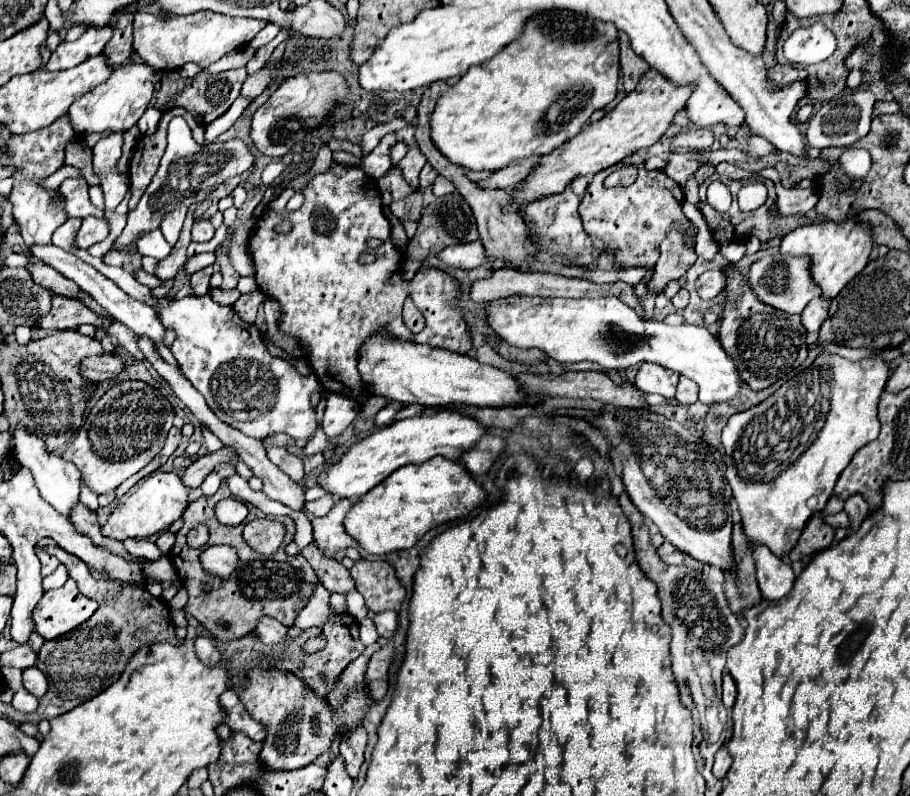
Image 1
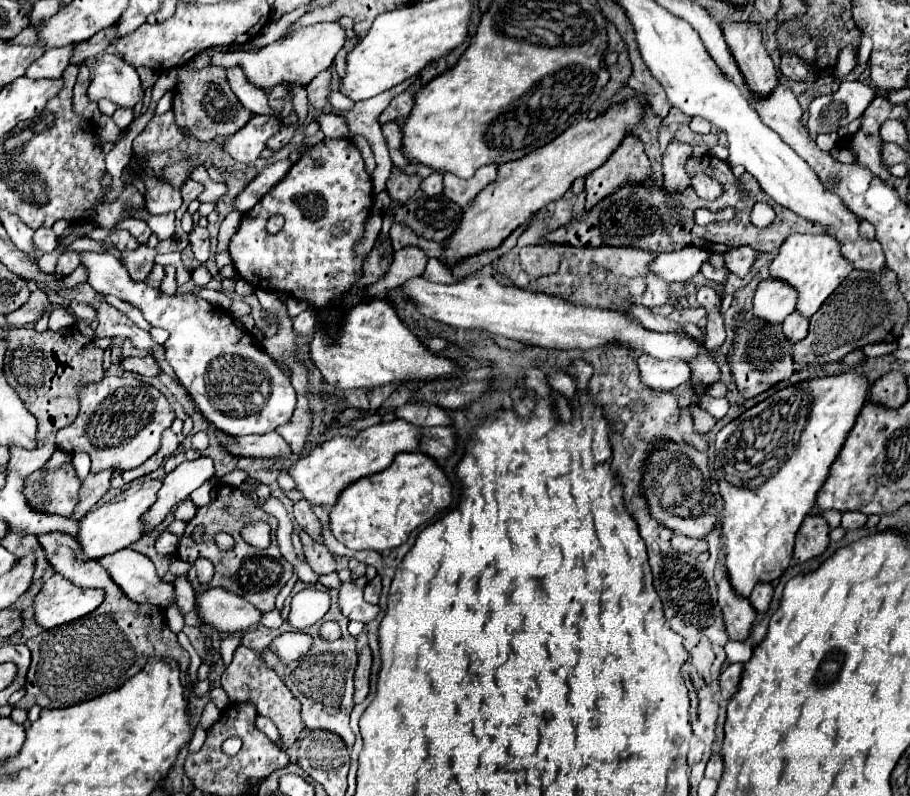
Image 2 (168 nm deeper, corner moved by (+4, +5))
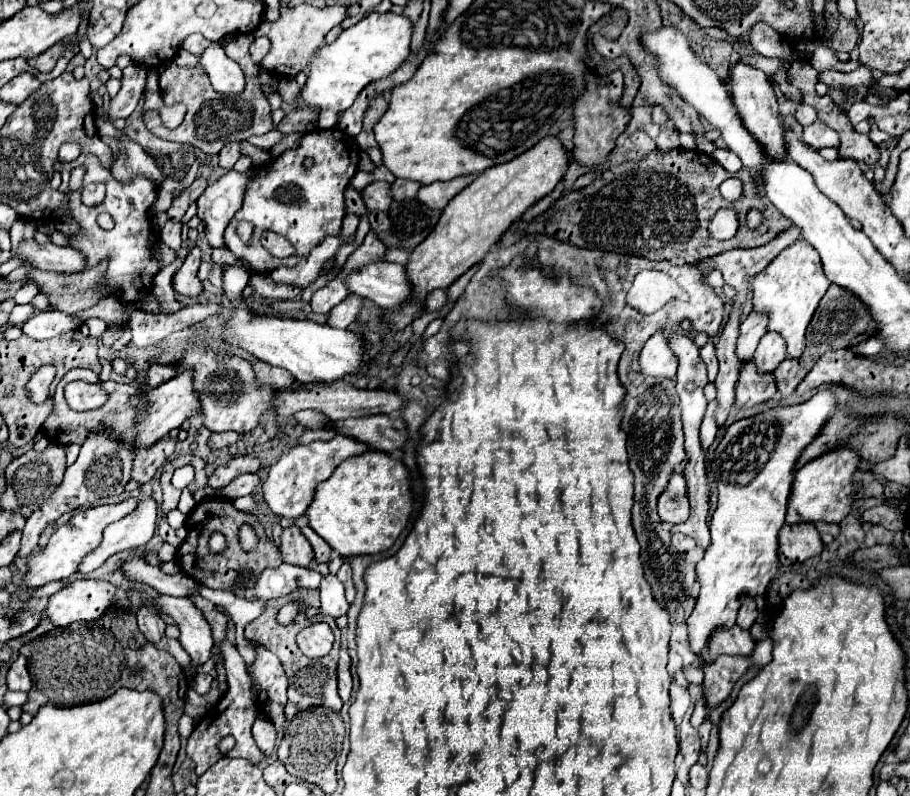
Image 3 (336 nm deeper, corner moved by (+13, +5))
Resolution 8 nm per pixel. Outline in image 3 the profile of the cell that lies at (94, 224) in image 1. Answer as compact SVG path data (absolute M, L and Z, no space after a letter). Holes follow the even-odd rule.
M32 281L26 282L13 297L16 304L22 305L32 301L32 299L39 293L37 286Z

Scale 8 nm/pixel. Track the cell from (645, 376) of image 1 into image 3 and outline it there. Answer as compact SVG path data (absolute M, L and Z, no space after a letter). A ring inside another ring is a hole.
M657 332L653 334L639 352L639 366L641 374L653 376L653 378L673 378L677 372L677 358L673 352L669 352L669 346L665 344L665 334Z

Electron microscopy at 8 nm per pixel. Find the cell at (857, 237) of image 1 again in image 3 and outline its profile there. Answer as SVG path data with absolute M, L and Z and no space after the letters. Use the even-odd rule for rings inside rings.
M797 240L789 248L785 248L763 272L753 278L753 308L765 310L769 314L767 330L779 332L787 340L787 356L797 358L805 350L805 330L807 324L831 286L829 278L823 272L823 264L819 252L807 242Z

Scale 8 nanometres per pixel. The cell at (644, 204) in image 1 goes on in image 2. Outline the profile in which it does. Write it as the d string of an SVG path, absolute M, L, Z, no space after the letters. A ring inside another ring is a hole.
M624 136L622 144L610 158L586 176L586 208L592 208L602 196L612 194L616 188L648 178L650 162L644 144L634 136Z

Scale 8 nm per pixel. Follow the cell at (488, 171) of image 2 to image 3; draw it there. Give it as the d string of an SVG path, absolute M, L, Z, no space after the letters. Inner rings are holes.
M467 174L461 178L447 180L447 182L433 182L433 184L421 186L421 190L417 192L417 198L429 208L445 208L447 202L455 194L459 194L465 186L469 186L473 180L475 180L475 174Z

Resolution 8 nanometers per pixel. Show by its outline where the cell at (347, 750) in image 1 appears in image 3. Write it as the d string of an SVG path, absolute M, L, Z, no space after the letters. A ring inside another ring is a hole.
M297 588L293 592L286 596L279 596L279 598L273 598L267 602L267 608L265 612L253 620L247 628L245 628L245 638L247 640L255 640L255 642L261 642L265 644L265 648L269 648L283 664L283 670L289 678L289 688L287 688L287 706L285 706L285 716L287 716L287 722L291 722L299 712L305 712L309 708L317 708L317 706L325 706L325 708L331 708L335 714L341 712L341 698L337 694L337 662L339 662L339 648L341 648L341 630L337 628L335 620L333 618L325 618L321 614L313 616L313 618L307 618L305 614L301 614L297 618L297 622L293 626L279 626L277 620L275 620L275 614L279 612L279 608L287 602L287 600L293 600L293 598L301 598L305 600L307 606L313 606L313 608L320 607L320 595L319 589L307 589L307 588ZM317 620L323 620L323 622L329 622L329 626L333 626L333 634L335 634L335 644L333 644L333 650L325 656L325 658L307 658L297 642L295 642L295 636L301 628L305 628L309 622L317 622Z

